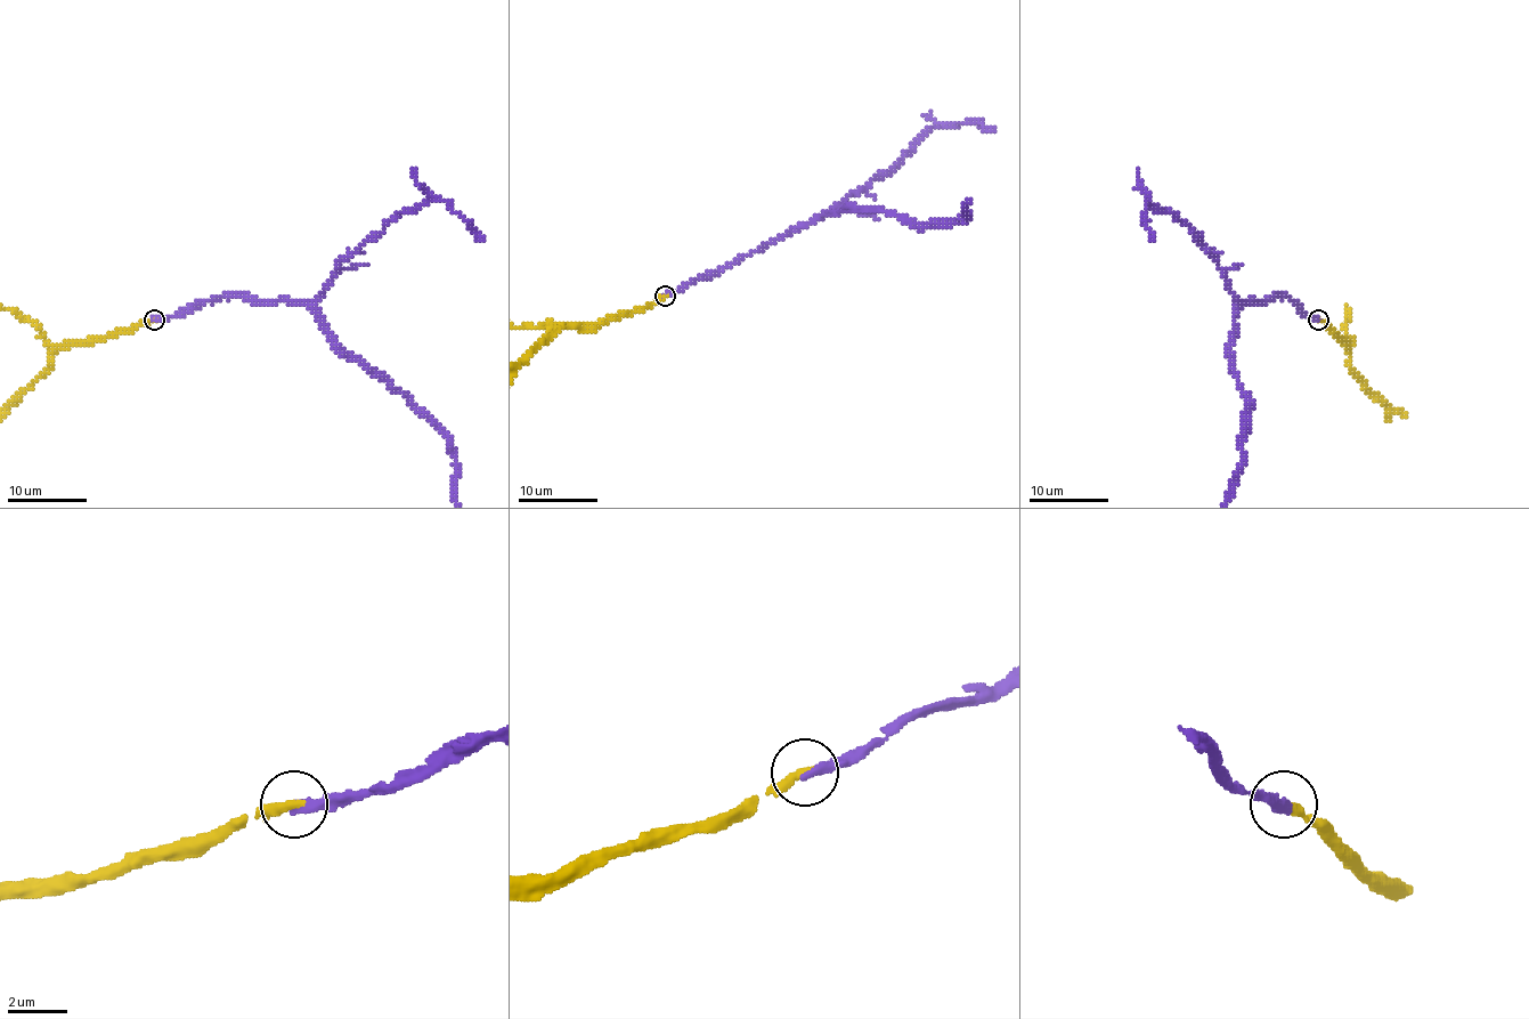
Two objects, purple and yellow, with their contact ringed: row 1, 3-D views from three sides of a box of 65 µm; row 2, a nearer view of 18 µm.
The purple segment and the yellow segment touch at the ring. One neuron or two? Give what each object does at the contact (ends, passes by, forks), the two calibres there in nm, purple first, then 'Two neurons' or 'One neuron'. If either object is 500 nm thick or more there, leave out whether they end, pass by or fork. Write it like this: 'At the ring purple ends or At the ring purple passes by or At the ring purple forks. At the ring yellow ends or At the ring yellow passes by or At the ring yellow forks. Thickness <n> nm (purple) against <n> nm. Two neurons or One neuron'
At the ring purple ends. At the ring yellow ends. Thickness 360 nm (purple) against 320 nm. One neuron

